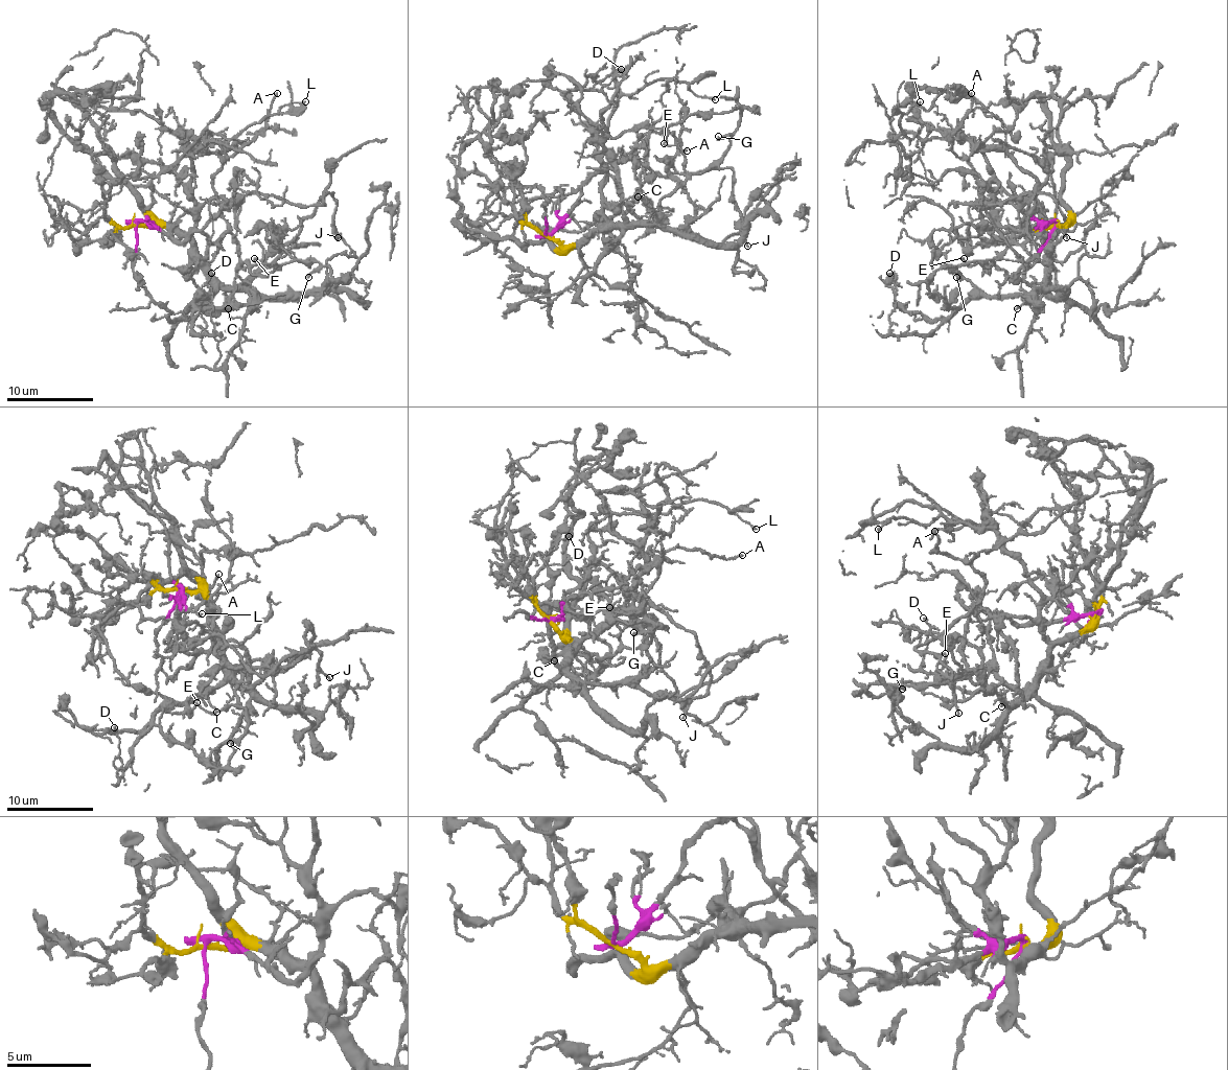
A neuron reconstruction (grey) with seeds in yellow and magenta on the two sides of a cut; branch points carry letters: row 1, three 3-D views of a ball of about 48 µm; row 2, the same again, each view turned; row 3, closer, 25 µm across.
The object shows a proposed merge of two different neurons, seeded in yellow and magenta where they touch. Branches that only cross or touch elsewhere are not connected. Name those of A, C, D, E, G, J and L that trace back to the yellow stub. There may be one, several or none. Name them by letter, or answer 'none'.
C, D, L

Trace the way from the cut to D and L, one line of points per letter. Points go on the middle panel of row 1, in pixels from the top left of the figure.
D: (546, 235), (580, 246), (624, 217), (602, 113), (622, 70)
L: (546, 235), (565, 246), (582, 246), (604, 224), (604, 161), (598, 141), (622, 95), (672, 78), (715, 100)

